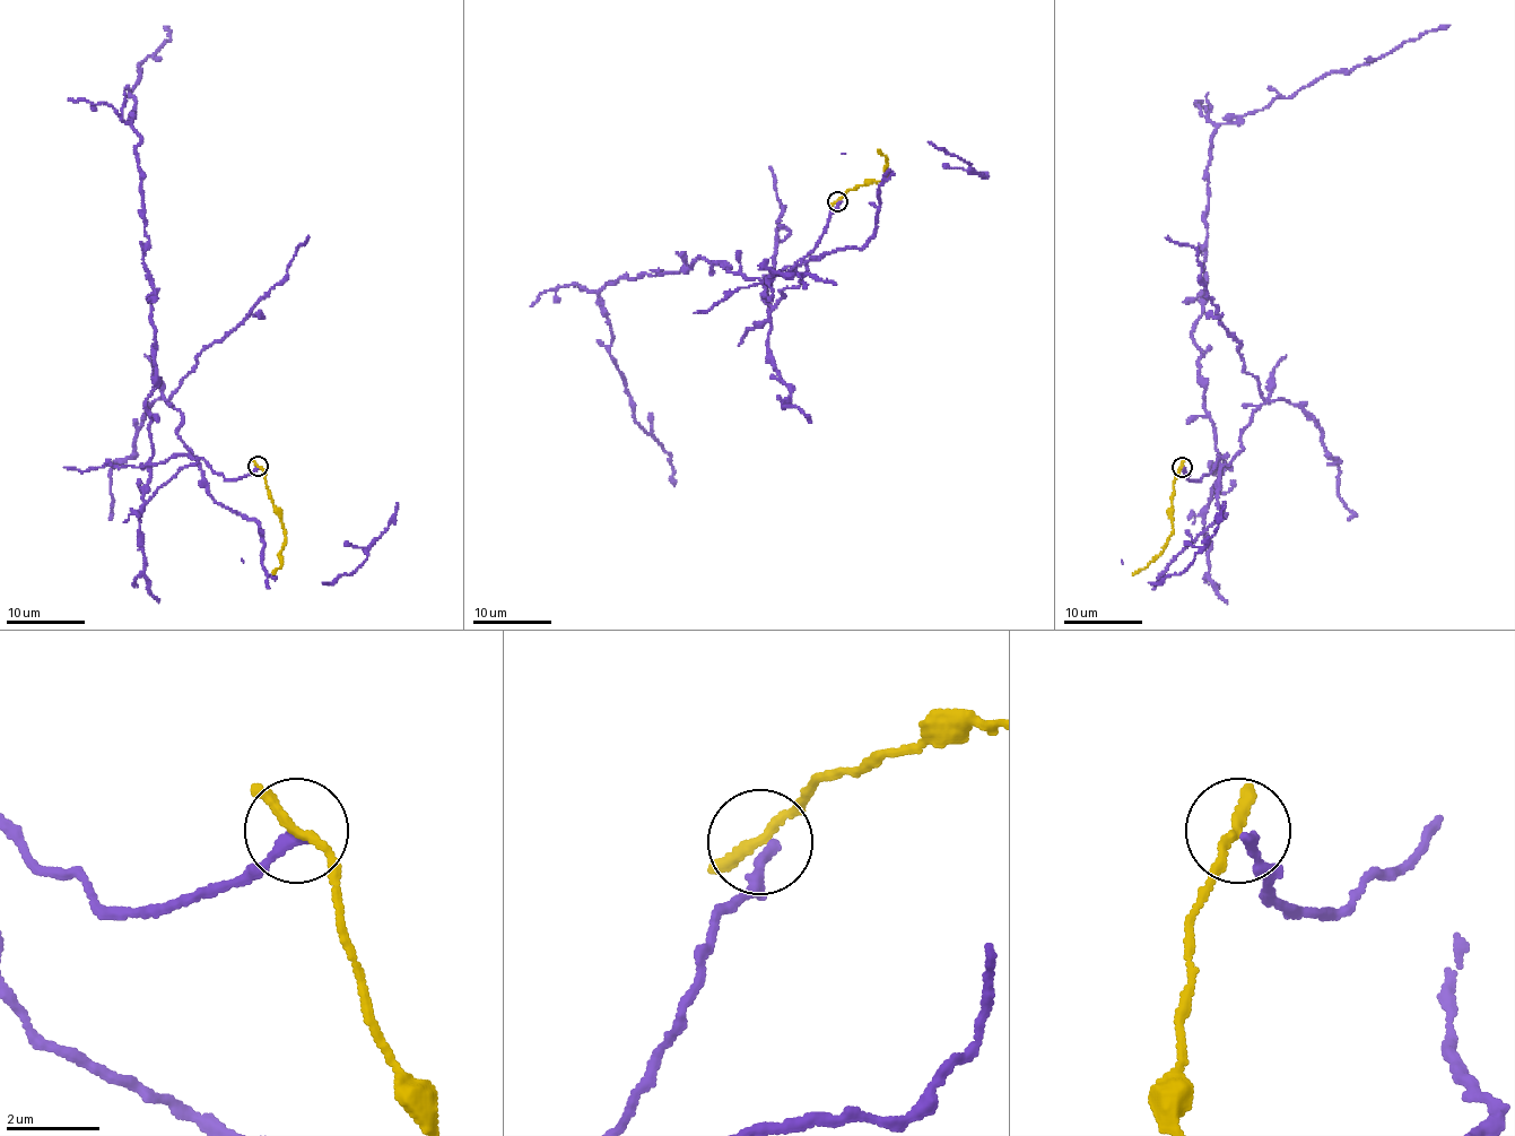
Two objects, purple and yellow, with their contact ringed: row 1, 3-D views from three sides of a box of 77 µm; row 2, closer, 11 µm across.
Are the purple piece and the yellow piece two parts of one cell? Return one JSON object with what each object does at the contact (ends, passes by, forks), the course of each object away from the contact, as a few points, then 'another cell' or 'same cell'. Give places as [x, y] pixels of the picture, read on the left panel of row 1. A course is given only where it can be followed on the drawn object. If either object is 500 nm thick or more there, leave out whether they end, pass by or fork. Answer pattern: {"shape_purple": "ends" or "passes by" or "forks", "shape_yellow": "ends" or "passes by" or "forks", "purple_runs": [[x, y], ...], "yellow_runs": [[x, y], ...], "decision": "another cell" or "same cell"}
{"shape_purple": "ends", "shape_yellow": "passes by", "purple_runs": [[259, 467], [226, 478], [202, 459], [148, 465], [154, 291], [127, 97], [137, 67], [171, 37], [166, 26]], "yellow_runs": [[258, 467], [262, 470], [285, 539], [280, 555], [283, 561], [272, 574]], "decision": "another cell"}

